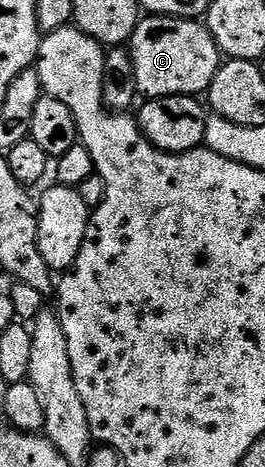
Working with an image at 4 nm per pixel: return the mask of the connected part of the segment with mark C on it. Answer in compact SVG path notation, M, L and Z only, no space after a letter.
M143 17L129 40L128 49L134 61L138 93L147 99L171 98L177 94L205 95L220 65L220 51L209 29L201 21L189 18Z

